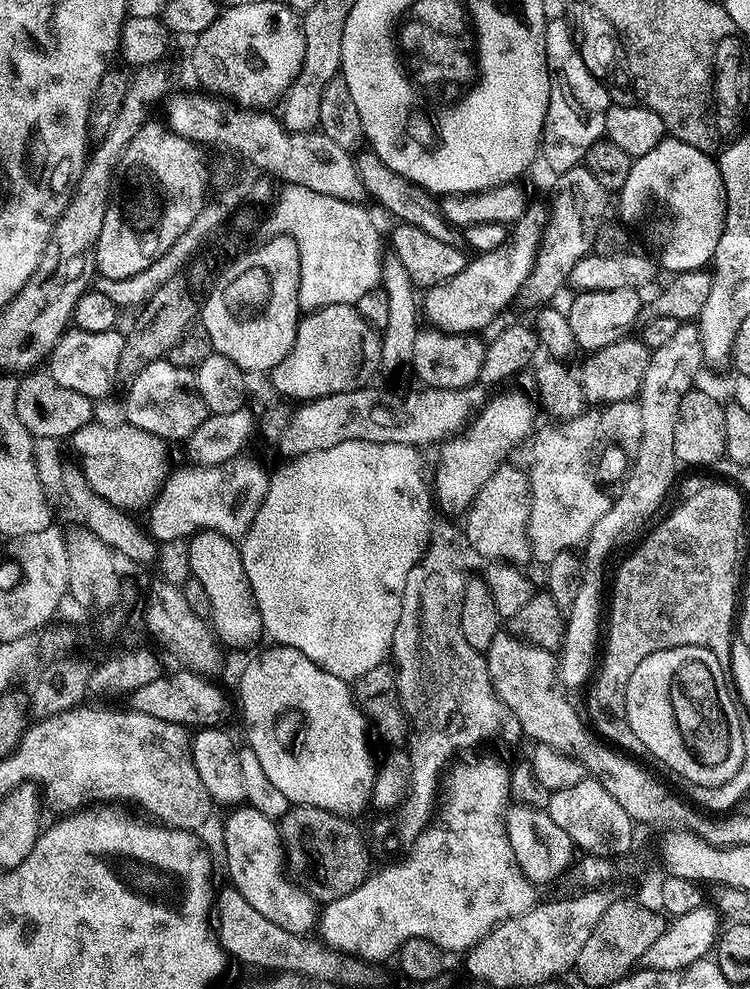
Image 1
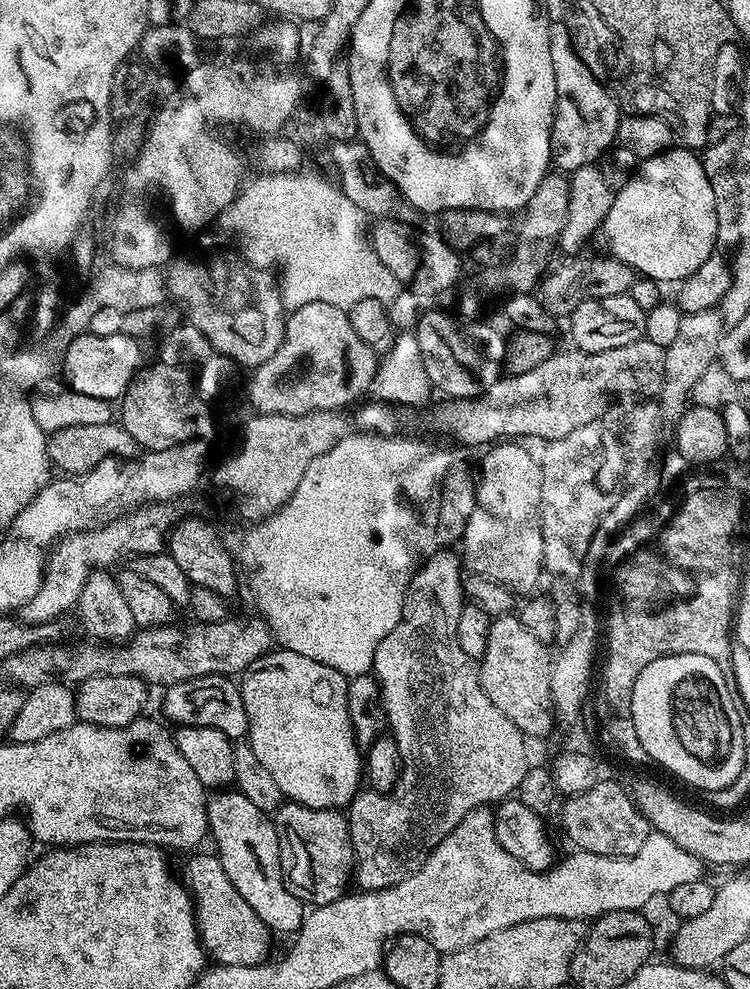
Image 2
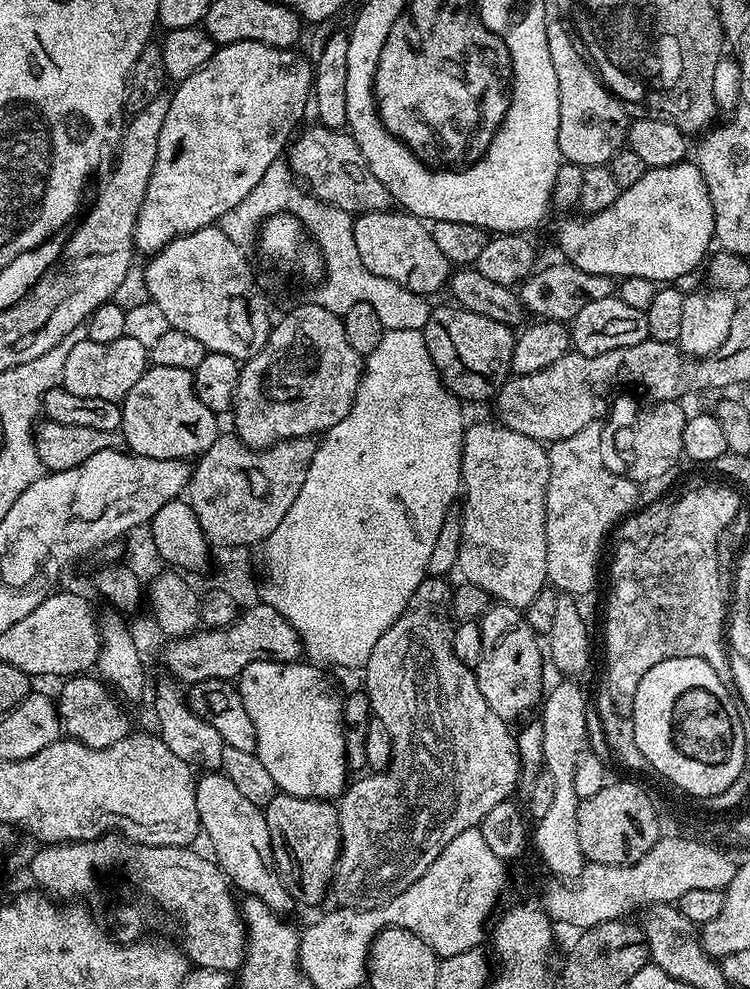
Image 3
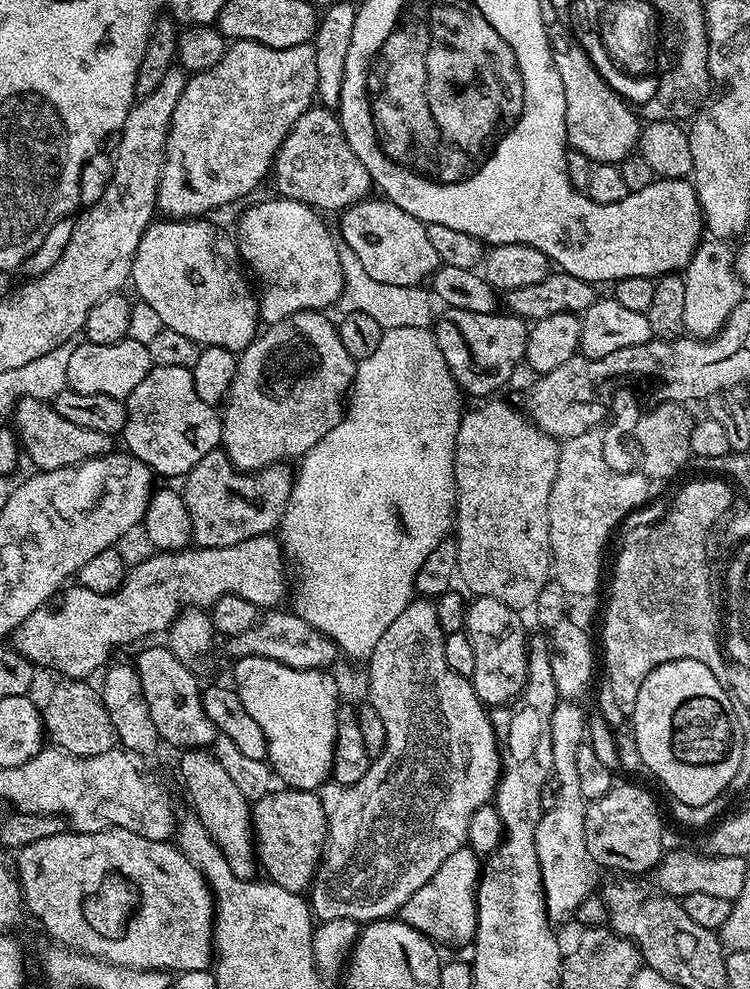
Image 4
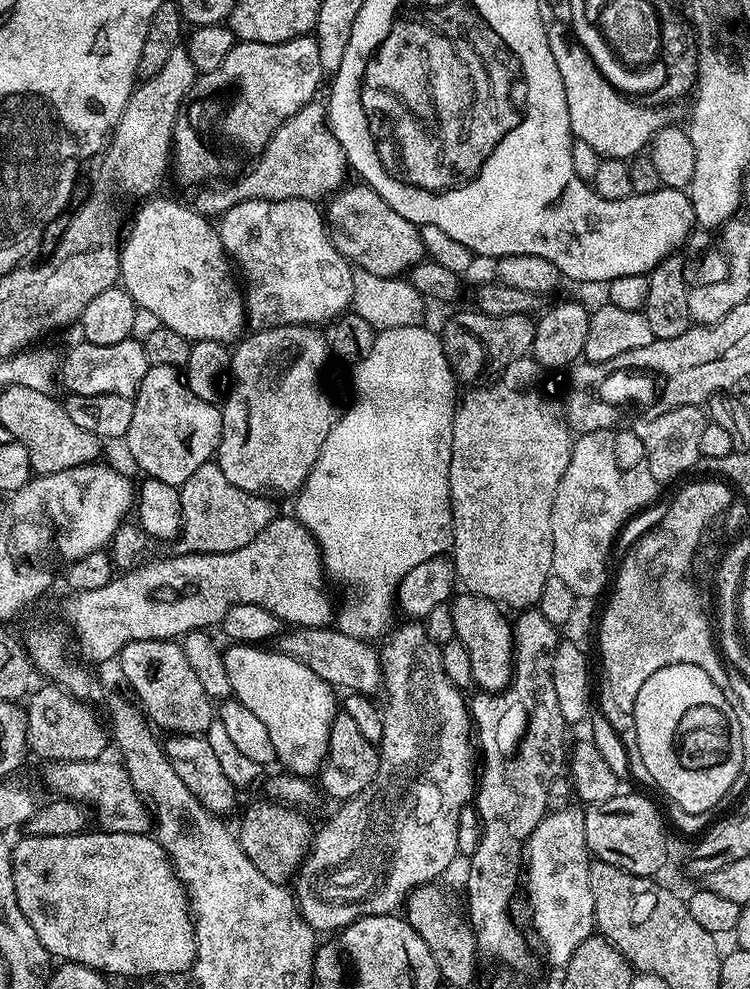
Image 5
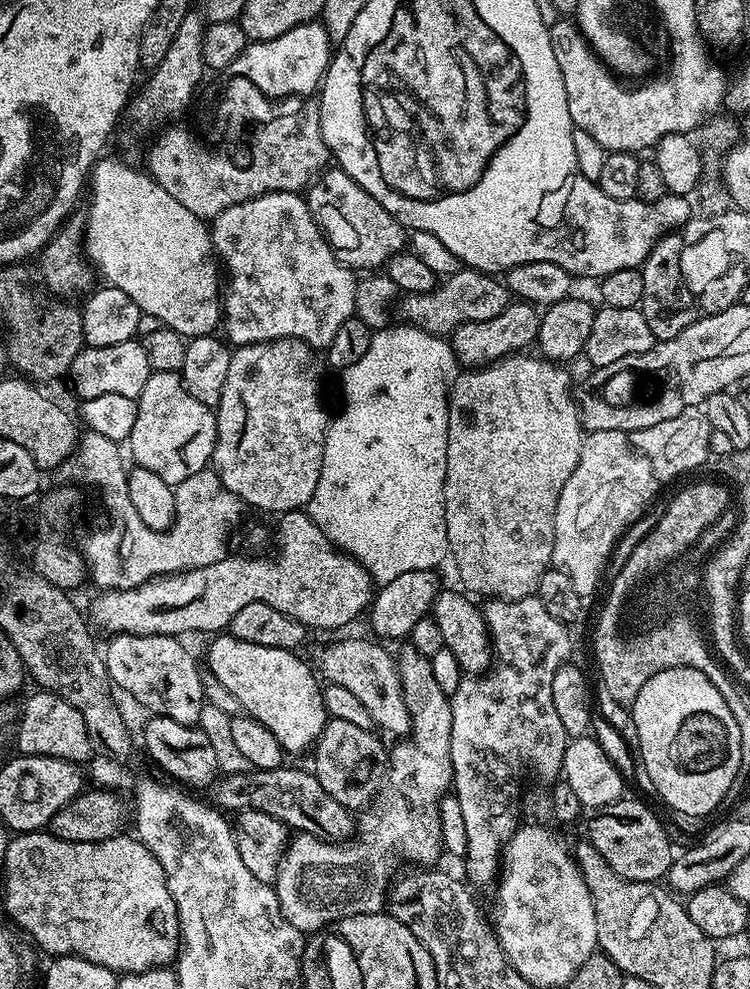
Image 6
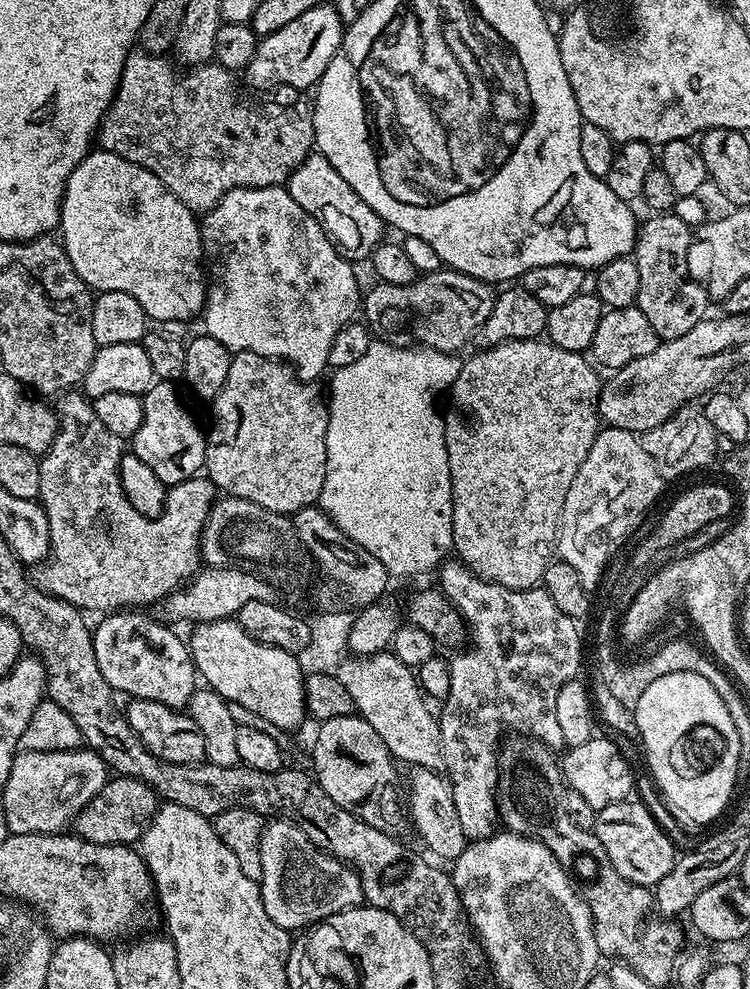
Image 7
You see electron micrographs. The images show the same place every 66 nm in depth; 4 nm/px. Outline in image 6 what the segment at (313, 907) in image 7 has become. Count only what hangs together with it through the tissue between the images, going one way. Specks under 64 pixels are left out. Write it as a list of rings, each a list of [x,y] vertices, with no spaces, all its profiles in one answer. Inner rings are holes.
[[[405,646],[398,652],[398,667],[404,701],[408,713],[412,715],[412,744],[396,742],[393,743],[396,745],[391,745],[386,779],[377,791],[375,800],[359,813],[354,838],[347,842],[329,842],[320,840],[317,836],[304,836],[297,848],[285,847],[281,855],[274,881],[276,908],[286,923],[302,933],[315,934],[351,916],[381,911],[386,904],[386,893],[397,875],[396,867],[403,860],[412,864],[408,866],[432,866],[442,856],[438,805],[453,787],[450,758],[452,702],[442,686],[434,682],[434,670],[430,670],[429,657],[422,655],[418,649]],[[348,872],[353,872],[364,880],[348,880]]]

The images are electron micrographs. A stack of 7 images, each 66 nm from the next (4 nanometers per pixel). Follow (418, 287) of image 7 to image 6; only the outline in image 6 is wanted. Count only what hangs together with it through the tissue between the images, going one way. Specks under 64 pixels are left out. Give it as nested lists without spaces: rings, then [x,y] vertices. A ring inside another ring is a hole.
[[[461,267],[453,276],[443,277],[429,293],[405,295],[404,301],[399,301],[399,319],[403,323],[411,324],[413,328],[447,337],[466,322],[486,322],[490,318],[498,318],[502,310],[506,310],[506,306],[513,303],[514,297],[503,279],[495,280],[492,276],[495,275],[484,270]]]

